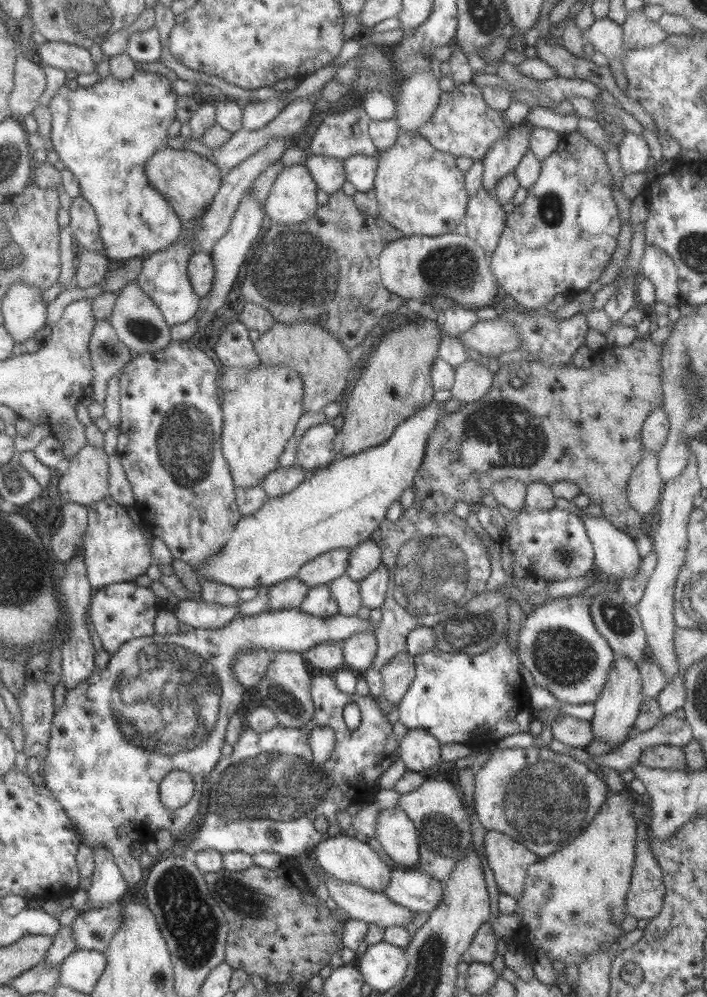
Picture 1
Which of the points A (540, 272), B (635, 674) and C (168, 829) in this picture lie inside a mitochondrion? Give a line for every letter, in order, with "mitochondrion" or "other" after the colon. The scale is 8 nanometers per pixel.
A: other
B: other
C: other

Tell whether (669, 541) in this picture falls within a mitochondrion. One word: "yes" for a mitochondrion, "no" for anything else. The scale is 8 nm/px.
no

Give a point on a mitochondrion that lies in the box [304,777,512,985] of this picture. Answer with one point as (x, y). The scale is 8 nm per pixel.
(444, 837)

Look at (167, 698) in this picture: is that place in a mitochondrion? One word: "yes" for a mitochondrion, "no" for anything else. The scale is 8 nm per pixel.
yes

